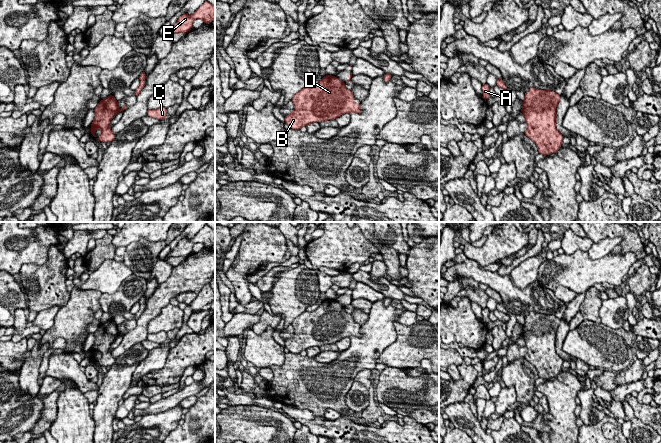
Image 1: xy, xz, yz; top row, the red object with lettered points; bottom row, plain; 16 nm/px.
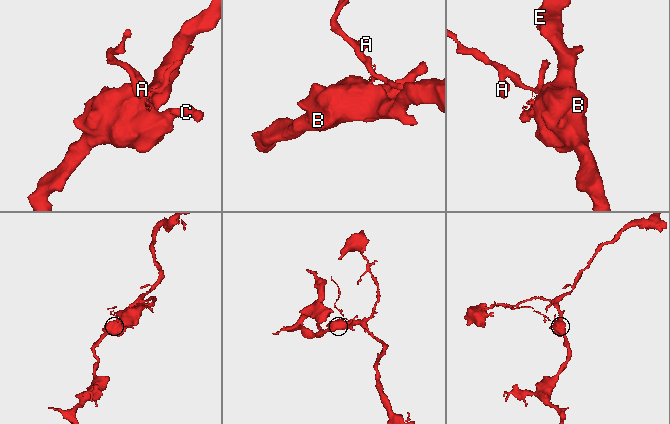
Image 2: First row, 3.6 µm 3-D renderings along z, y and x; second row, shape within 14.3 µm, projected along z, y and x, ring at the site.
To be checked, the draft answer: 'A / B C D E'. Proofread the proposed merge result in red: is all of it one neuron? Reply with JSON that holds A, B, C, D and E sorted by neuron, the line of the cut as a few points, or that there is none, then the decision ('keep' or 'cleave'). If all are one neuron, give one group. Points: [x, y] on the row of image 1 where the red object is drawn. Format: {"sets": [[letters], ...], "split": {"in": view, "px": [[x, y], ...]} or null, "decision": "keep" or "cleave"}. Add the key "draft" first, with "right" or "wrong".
{"draft": "right", "sets": [["A"], ["B", "C", "D", "E"]], "split": {"in": "xy", "px": [[118, 109], [119, 111]]}, "decision": "cleave"}

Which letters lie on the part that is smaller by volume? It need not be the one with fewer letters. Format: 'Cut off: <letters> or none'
Cut off: A

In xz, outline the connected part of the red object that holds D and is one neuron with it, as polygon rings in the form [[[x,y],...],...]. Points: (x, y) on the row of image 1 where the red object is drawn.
[[[326,75],[314,87],[304,87],[292,100],[294,110],[285,116],[291,129],[300,130],[310,123],[335,120],[345,113],[361,113],[361,103],[354,103],[354,95],[336,76]]]

